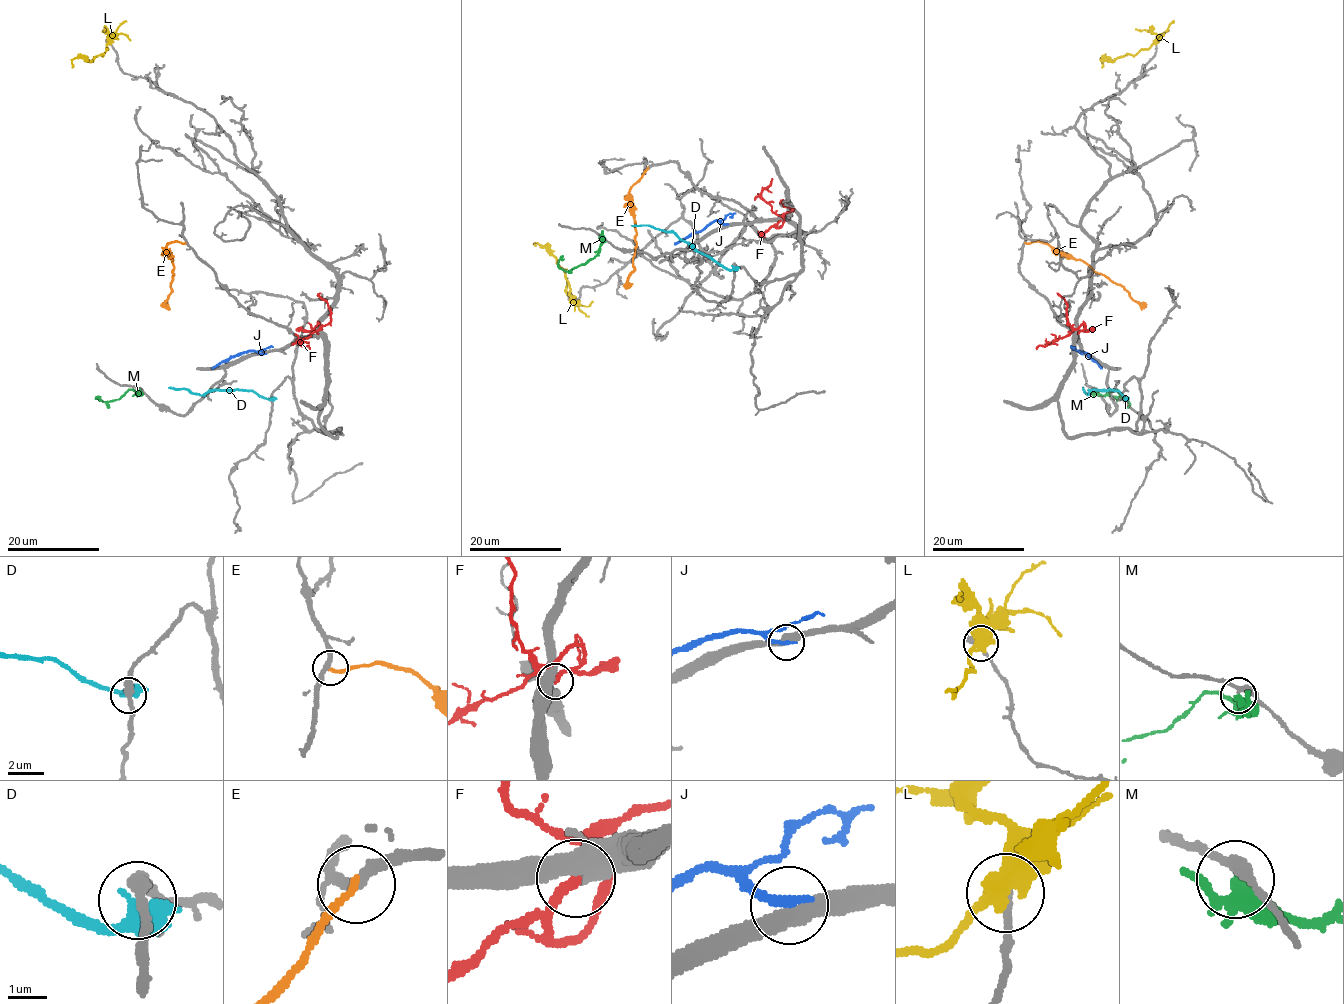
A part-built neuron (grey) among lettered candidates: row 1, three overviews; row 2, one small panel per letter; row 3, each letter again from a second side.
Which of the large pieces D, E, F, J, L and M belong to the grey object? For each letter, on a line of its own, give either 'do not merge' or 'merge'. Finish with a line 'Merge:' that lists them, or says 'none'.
D: do not merge
E: do not merge
F: do not merge
J: do not merge
L: do not merge
M: do not merge
Merge: none

